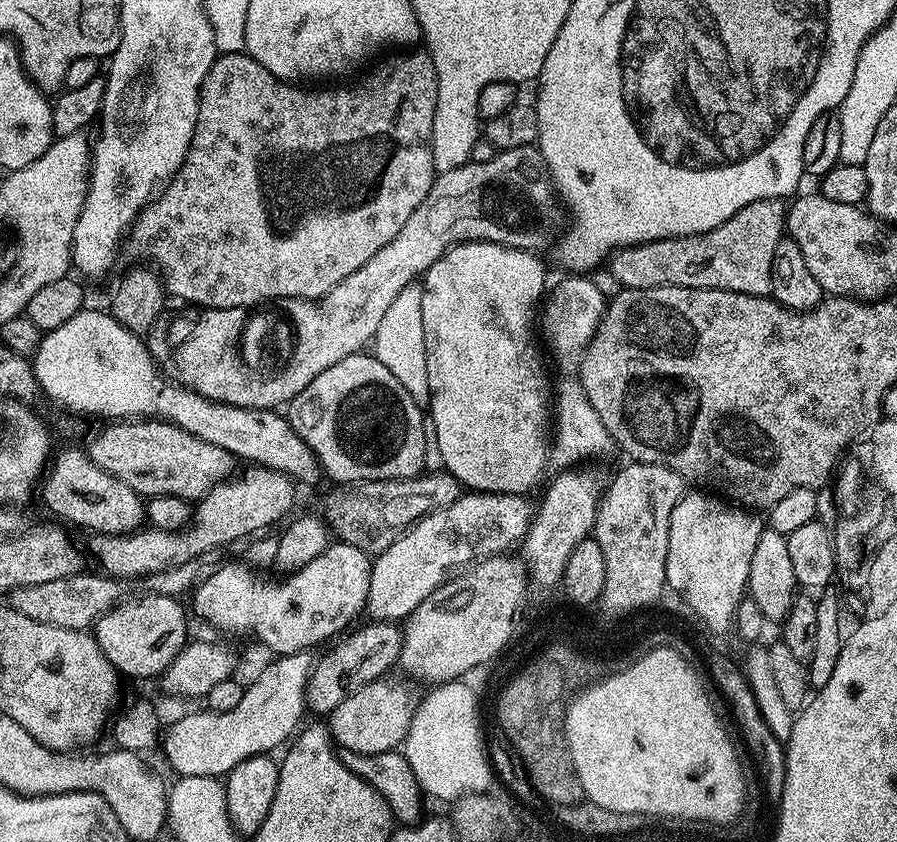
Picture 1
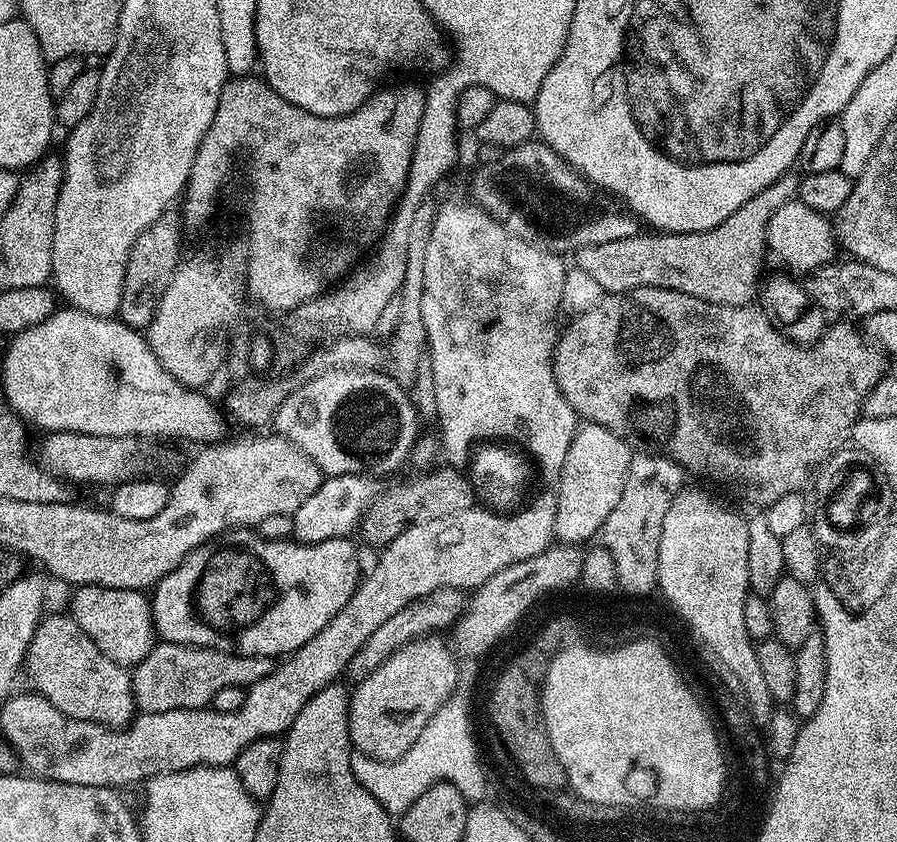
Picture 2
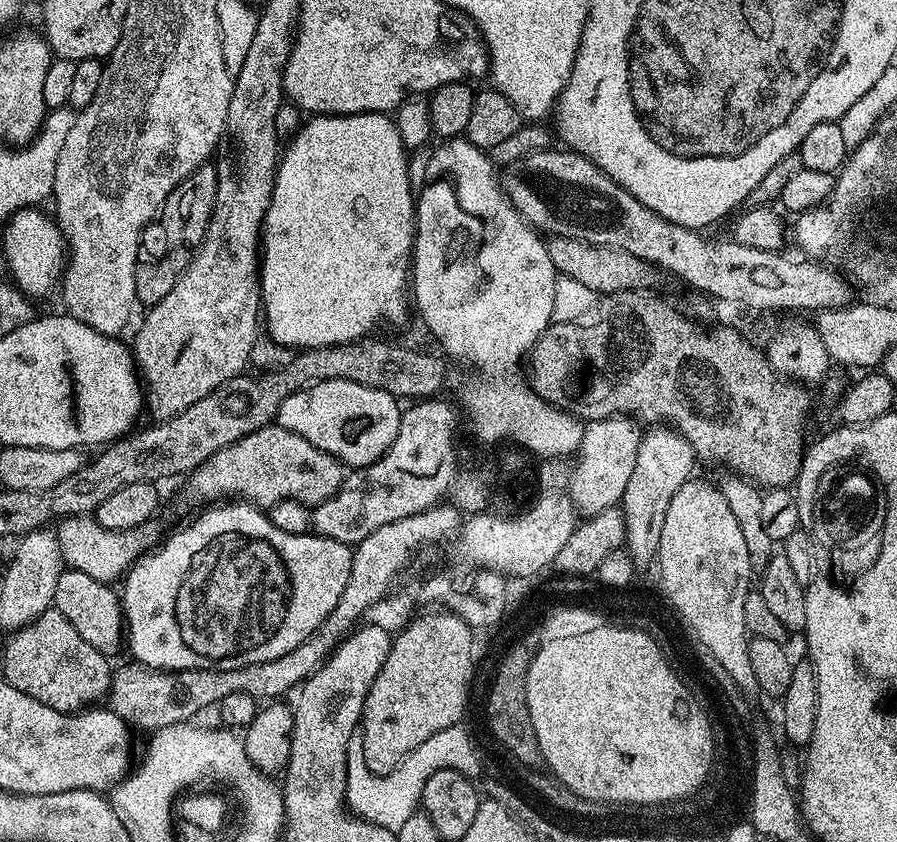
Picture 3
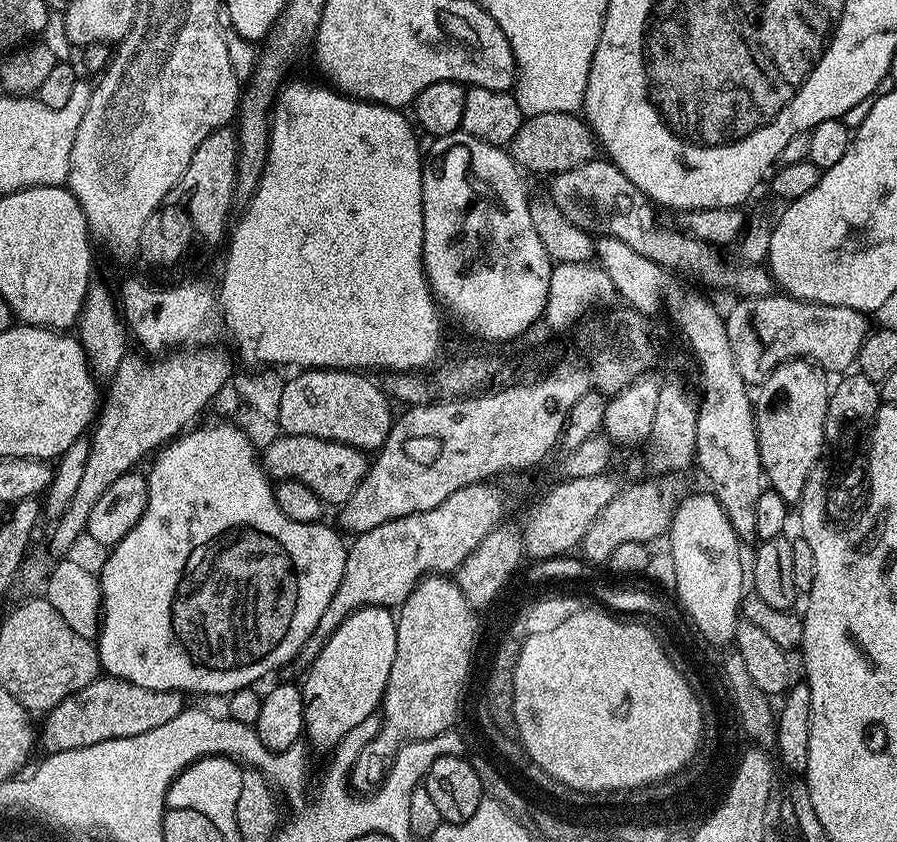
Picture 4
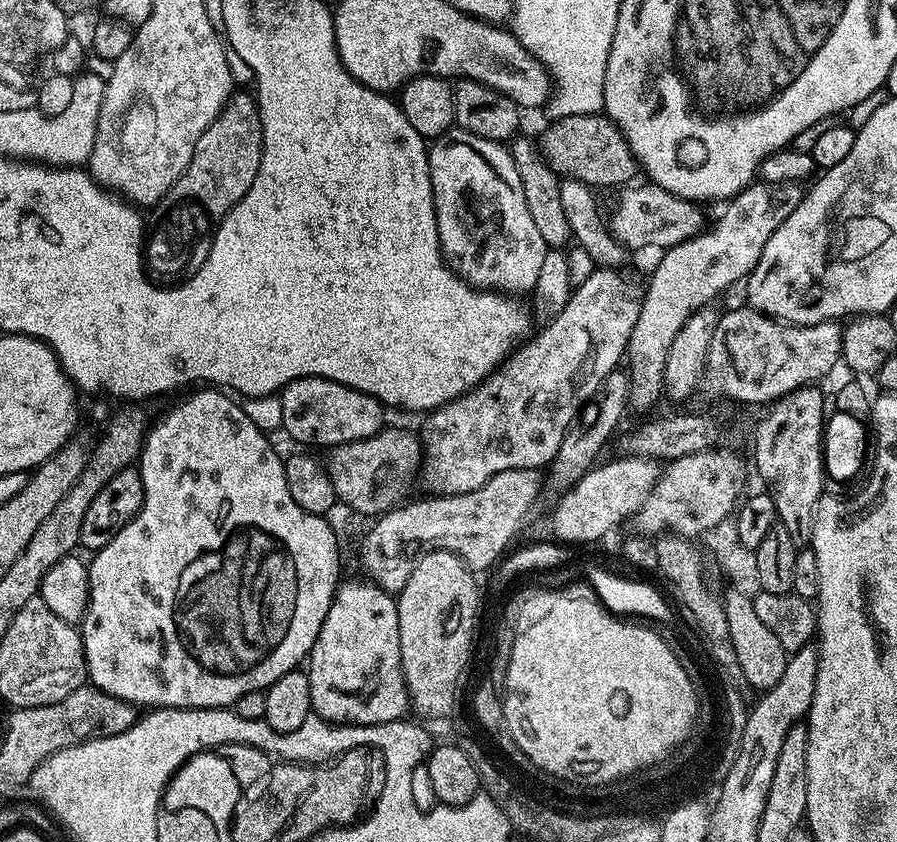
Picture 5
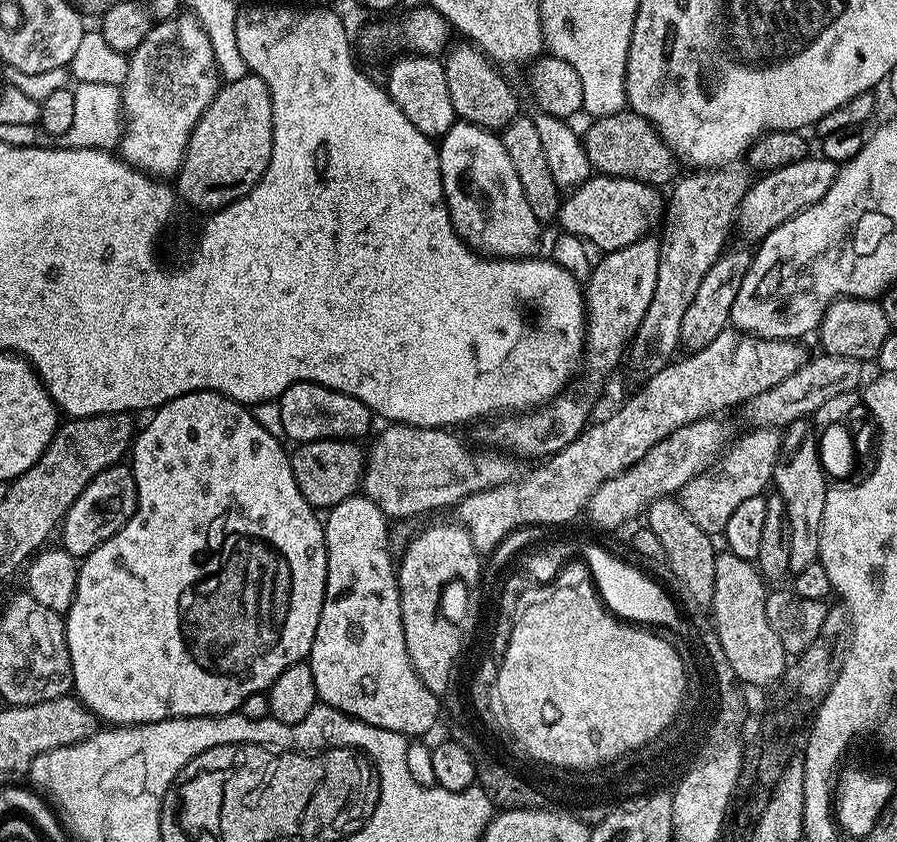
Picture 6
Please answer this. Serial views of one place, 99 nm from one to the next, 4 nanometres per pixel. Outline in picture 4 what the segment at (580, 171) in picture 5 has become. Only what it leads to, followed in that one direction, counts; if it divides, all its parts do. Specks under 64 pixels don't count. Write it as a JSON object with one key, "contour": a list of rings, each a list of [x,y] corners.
{"contour":[[[575,112],[538,114],[528,116],[518,130],[518,134],[514,134],[510,145],[510,155],[516,167],[525,173],[555,174],[574,170],[574,166],[582,166],[586,162],[597,159],[598,141],[596,133],[593,132],[583,115]]]}

